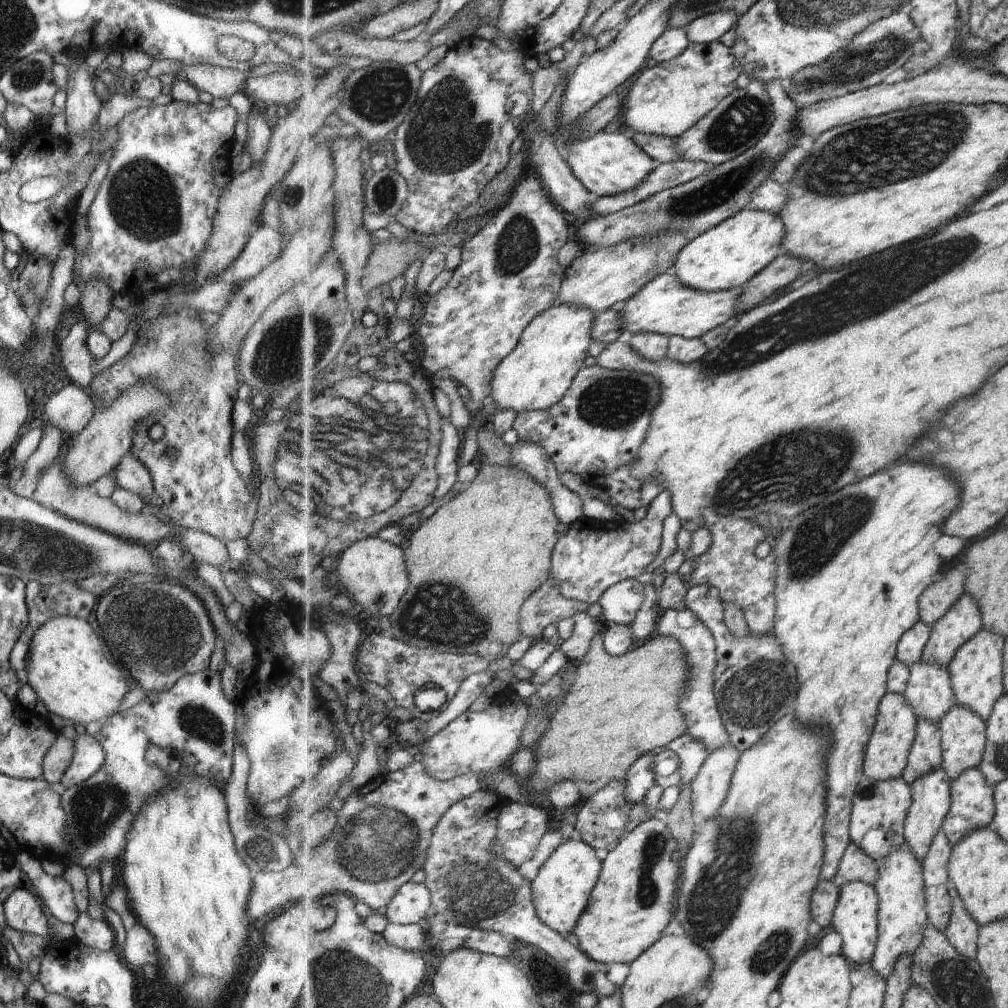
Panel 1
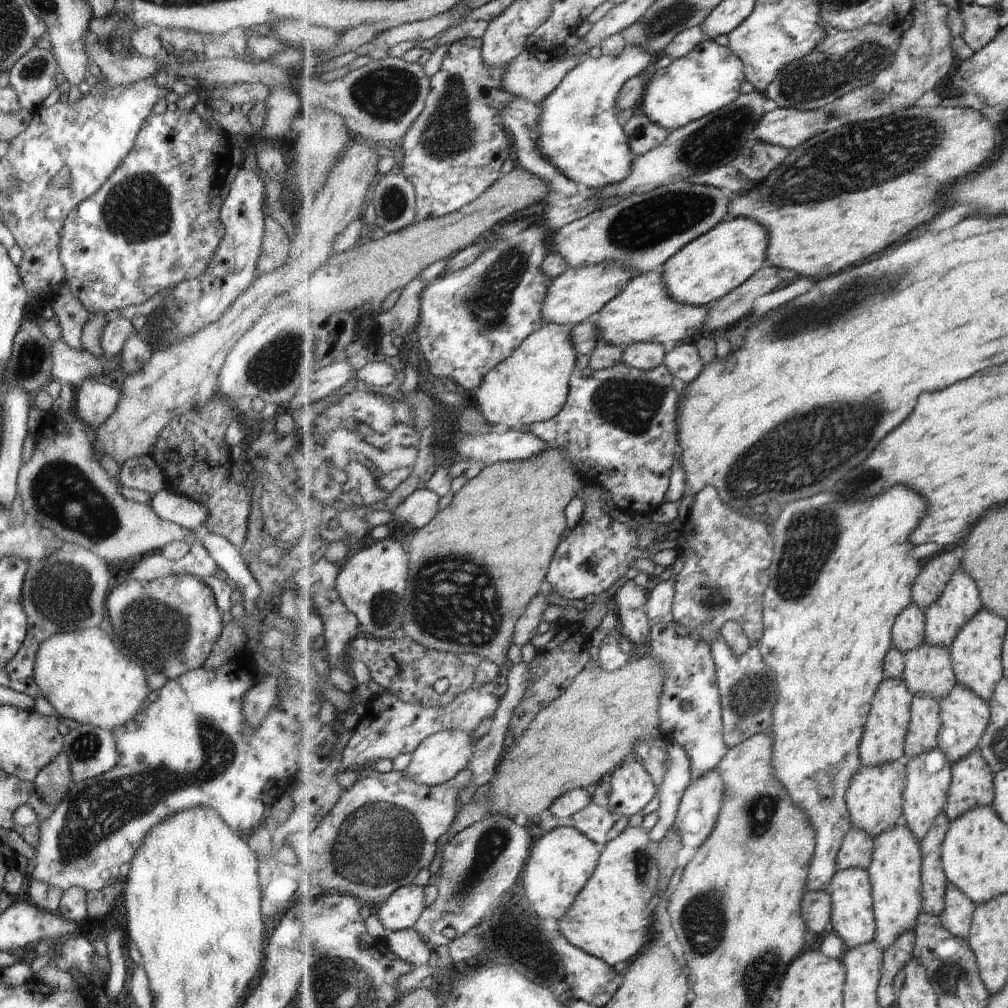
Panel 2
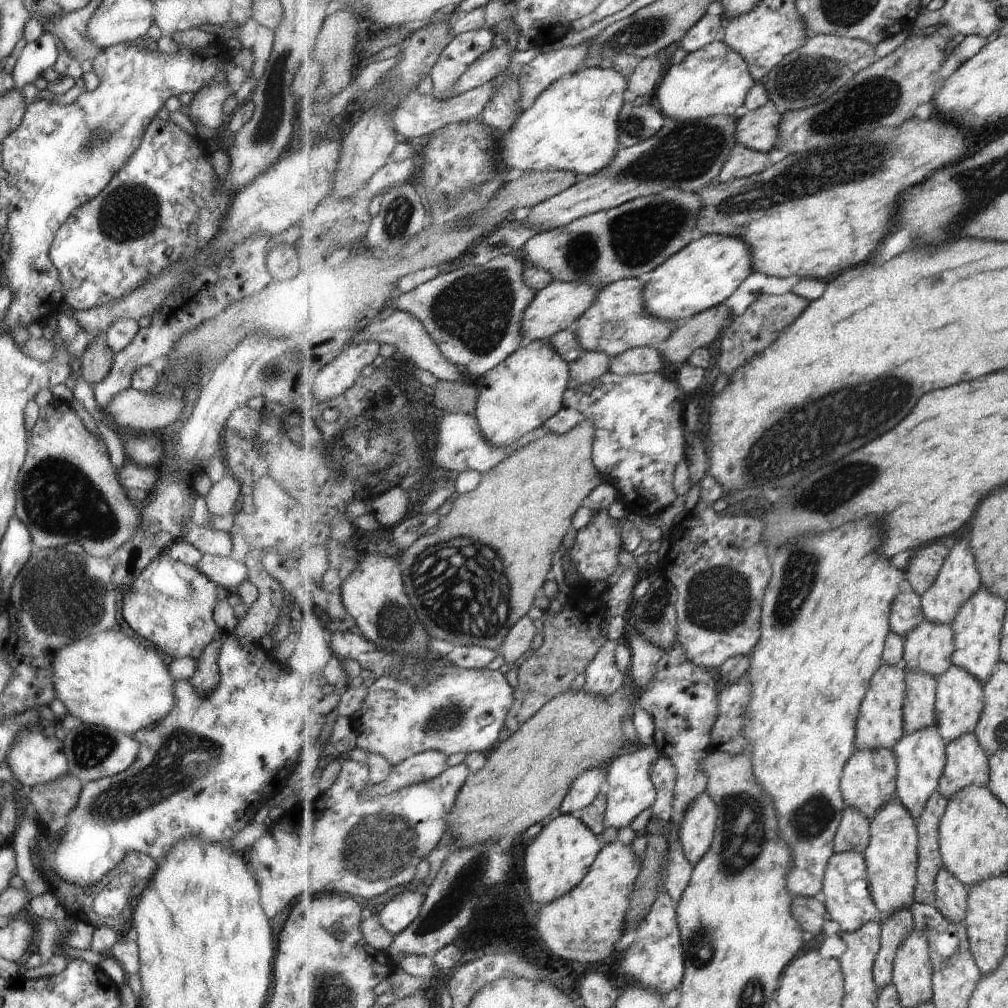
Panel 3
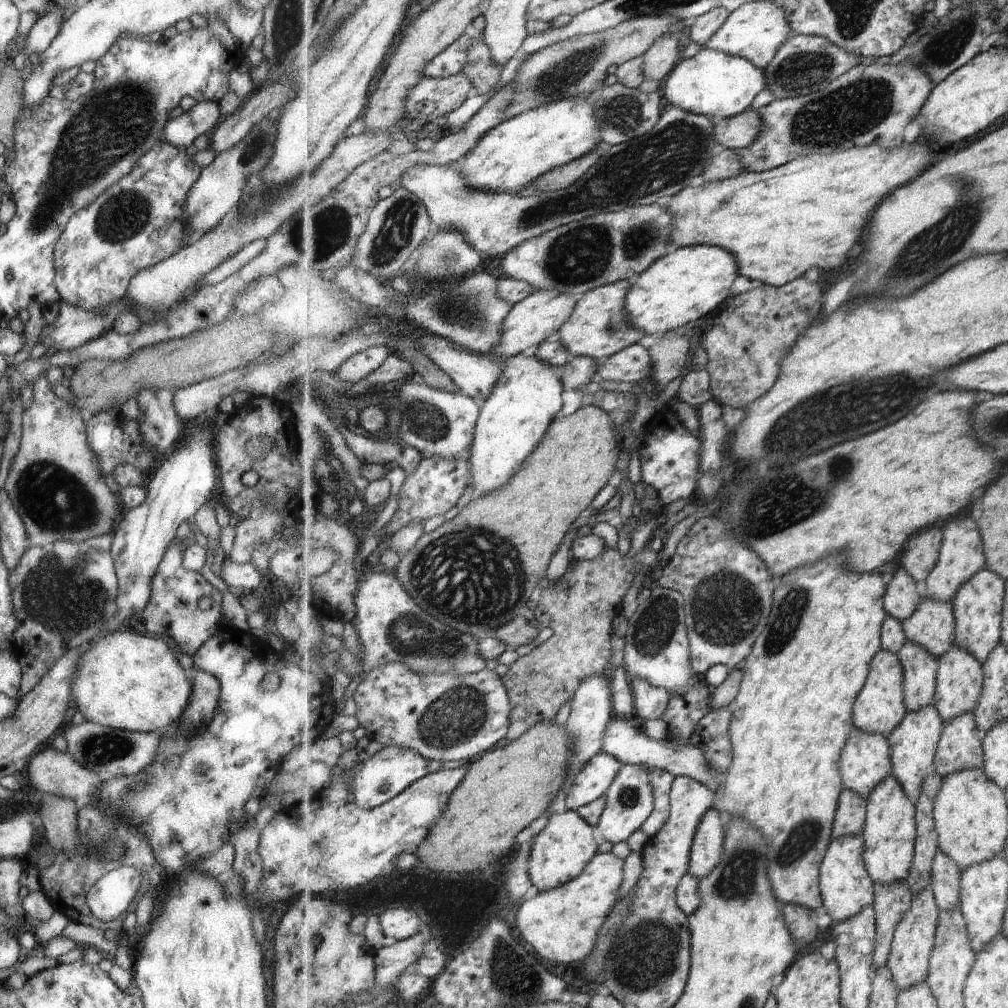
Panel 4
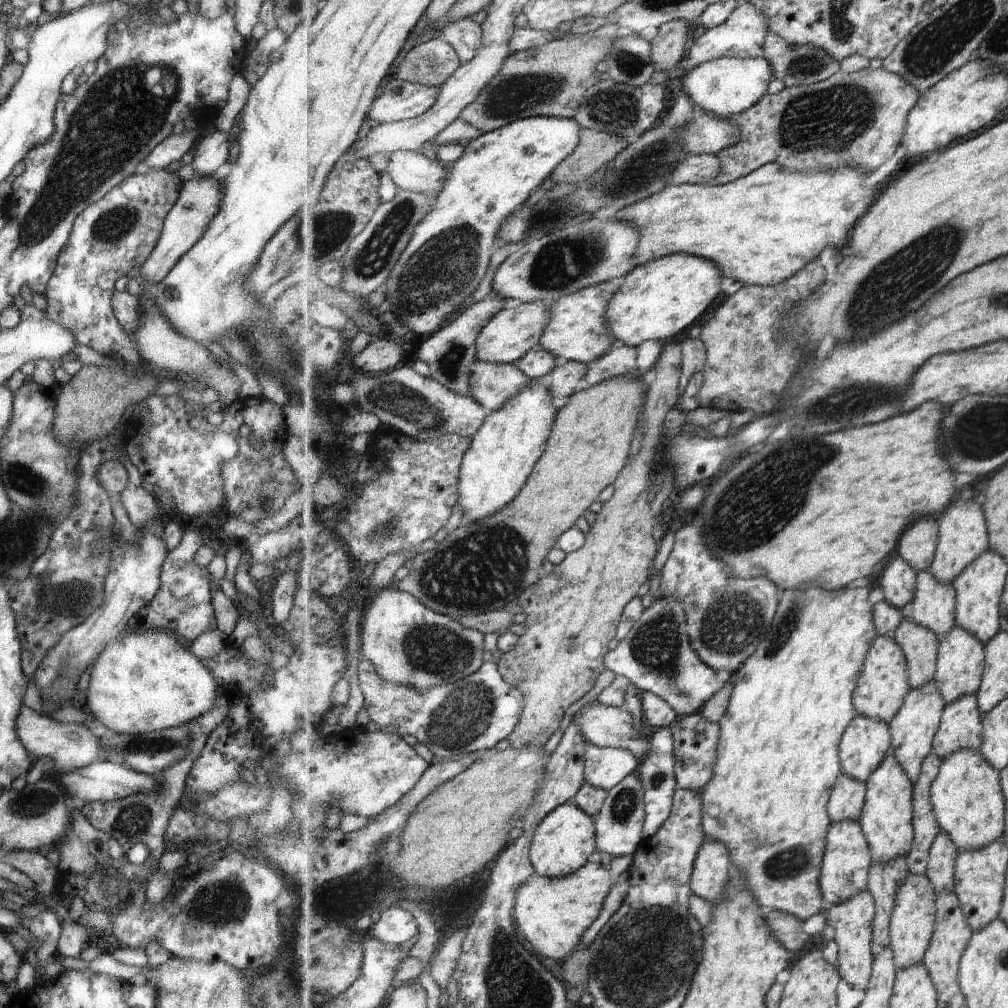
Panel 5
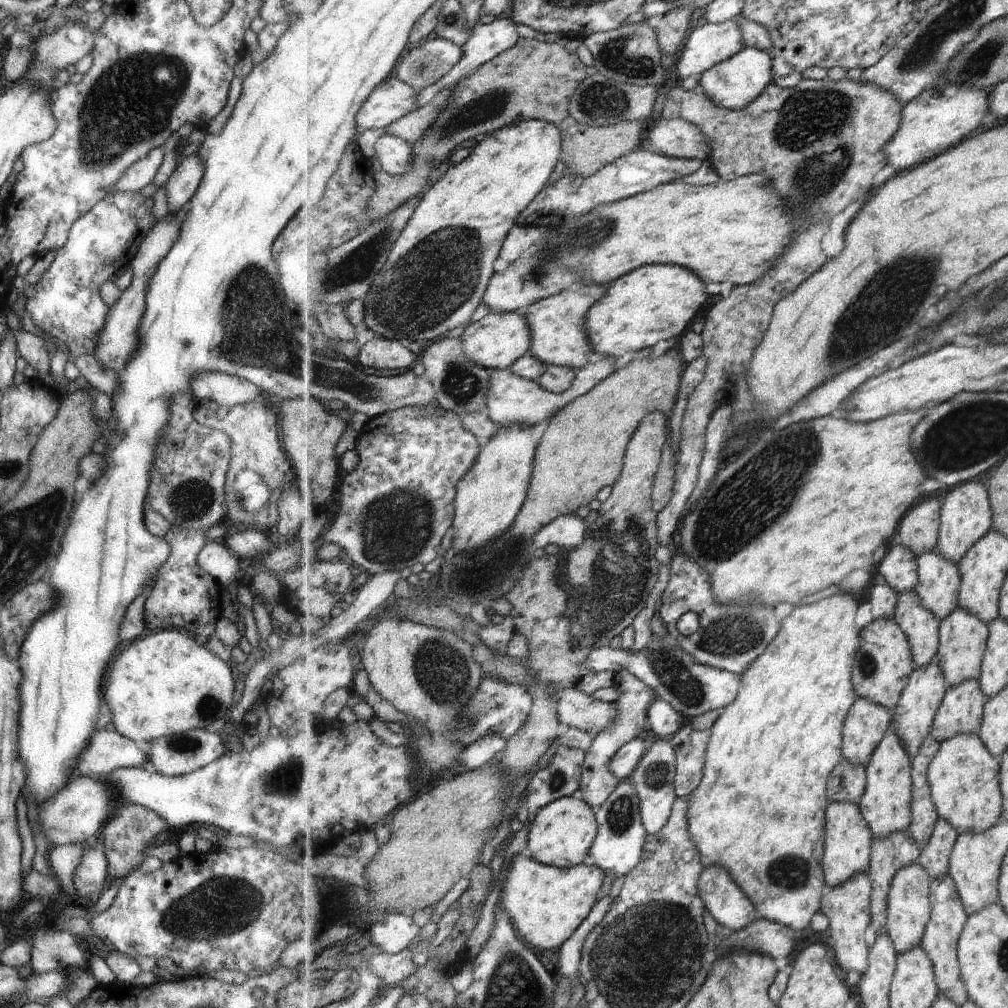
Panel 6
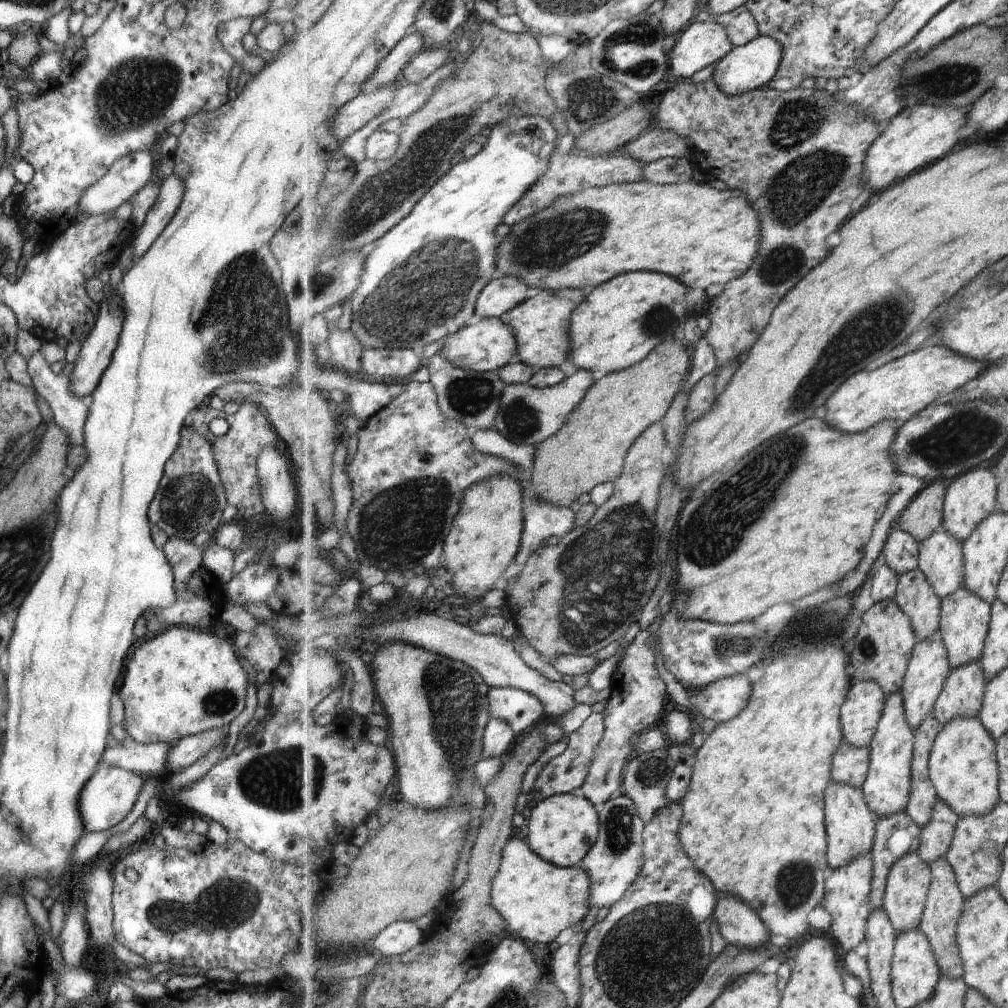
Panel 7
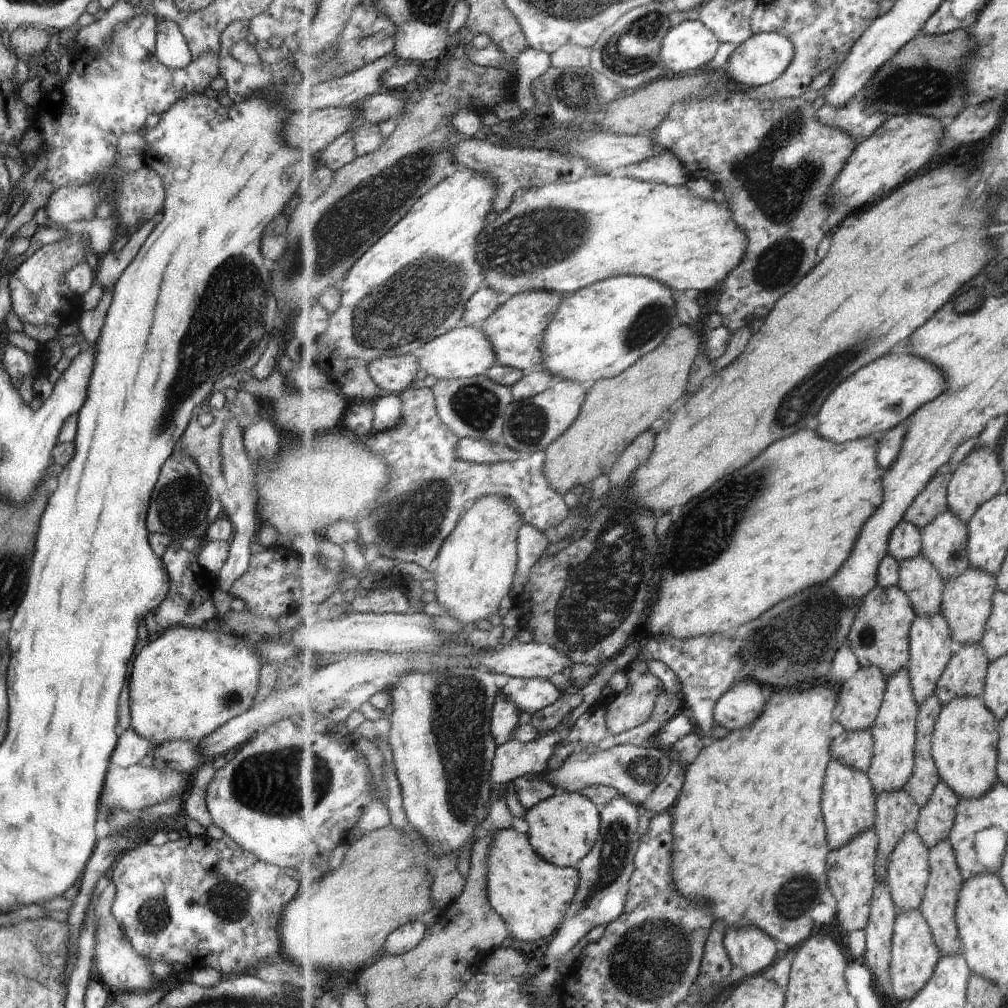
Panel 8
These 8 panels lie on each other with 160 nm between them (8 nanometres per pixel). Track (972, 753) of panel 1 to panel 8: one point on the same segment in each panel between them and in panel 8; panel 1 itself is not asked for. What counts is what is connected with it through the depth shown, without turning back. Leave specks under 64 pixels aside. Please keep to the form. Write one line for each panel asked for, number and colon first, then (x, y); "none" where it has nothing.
2: (965, 716)
3: (961, 700)
4: (960, 681)
5: (961, 662)
6: (963, 637)
7: (966, 618)
8: (968, 599)

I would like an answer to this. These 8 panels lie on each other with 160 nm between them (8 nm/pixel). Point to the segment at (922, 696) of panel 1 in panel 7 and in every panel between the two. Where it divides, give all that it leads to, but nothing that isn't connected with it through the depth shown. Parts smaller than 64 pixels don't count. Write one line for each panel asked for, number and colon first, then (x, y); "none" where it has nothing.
2: (929, 671)
3: (929, 649)
4: (933, 626)
5: (934, 607)
6: (939, 585)
7: (941, 559)

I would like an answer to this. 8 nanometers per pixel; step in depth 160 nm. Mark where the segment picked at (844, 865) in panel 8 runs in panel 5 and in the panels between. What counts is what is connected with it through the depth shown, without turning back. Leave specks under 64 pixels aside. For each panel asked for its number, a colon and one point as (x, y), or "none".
5: (853, 922)
6: (848, 906)
7: (848, 898)

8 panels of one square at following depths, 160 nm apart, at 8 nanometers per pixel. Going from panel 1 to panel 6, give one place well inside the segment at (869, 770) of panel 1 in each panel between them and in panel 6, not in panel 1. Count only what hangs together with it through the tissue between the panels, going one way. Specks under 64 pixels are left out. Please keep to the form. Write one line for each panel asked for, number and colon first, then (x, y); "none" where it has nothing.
2: (885, 736)
3: (881, 723)
4: (880, 708)
5: (885, 683)
6: (883, 667)

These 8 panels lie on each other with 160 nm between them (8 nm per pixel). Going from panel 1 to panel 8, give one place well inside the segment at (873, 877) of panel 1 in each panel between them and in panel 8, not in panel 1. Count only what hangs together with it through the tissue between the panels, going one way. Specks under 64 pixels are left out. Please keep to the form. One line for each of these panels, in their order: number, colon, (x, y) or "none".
2: (857, 851)
3: (854, 834)
4: (850, 821)
5: (848, 798)
6: (848, 782)
7: (850, 766)
8: (855, 749)

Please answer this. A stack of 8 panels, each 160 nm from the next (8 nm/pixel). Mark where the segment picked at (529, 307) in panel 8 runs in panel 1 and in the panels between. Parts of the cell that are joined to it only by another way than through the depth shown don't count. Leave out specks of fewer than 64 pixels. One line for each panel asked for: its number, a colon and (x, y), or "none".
1: (666, 306)
2: (644, 312)
3: (620, 320)
4: (600, 327)
5: (578, 331)
6: (560, 336)
7: (541, 325)

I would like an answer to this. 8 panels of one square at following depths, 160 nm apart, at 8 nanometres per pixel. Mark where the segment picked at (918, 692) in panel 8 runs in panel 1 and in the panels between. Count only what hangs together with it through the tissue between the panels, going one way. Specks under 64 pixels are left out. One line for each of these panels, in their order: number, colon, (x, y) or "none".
1: (932, 794)
2: (930, 775)
3: (922, 757)
4: (915, 741)
5: (913, 730)
6: (914, 716)
7: (929, 668)

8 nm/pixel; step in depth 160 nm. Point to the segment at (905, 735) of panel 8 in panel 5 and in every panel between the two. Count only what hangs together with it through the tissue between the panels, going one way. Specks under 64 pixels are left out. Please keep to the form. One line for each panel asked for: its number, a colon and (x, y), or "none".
5: (887, 819)
6: (887, 803)
7: (888, 788)

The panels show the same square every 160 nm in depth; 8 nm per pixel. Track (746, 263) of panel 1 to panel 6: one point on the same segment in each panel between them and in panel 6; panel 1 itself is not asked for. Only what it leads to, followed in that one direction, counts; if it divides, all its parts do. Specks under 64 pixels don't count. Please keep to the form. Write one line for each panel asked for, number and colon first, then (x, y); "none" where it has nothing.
2: (712, 266)
3: (705, 273)
4: (690, 282)
5: (658, 300)
6: (657, 302)

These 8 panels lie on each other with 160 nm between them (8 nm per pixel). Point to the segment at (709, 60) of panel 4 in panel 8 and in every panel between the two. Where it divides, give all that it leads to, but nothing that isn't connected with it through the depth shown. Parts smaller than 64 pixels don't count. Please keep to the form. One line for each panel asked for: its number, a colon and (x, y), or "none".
5: (726, 86)
6: (734, 84)
7: (749, 67)
8: (762, 59)

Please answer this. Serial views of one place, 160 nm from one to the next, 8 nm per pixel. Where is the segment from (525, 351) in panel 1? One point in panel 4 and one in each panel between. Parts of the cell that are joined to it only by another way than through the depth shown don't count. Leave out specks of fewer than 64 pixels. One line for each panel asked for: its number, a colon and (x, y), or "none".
2: (533, 385)
3: (522, 393)
4: (516, 416)

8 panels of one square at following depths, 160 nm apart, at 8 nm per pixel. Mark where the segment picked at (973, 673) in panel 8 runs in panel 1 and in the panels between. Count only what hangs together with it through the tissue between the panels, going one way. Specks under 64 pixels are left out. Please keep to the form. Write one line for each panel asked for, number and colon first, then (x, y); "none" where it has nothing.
1: (973, 798)
2: (972, 778)
3: (968, 764)
4: (961, 747)
5: (962, 727)
6: (962, 712)
7: (963, 695)

